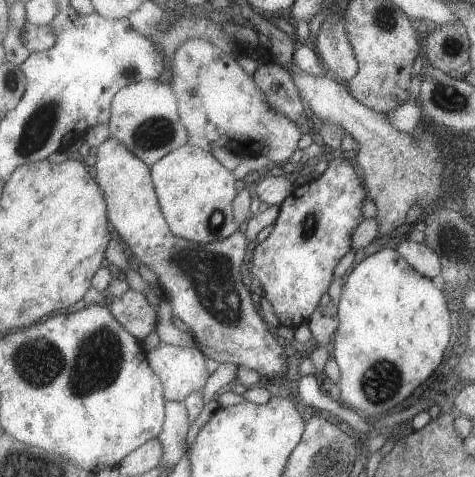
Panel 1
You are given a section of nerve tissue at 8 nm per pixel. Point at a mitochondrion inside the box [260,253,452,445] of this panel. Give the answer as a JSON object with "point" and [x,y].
{"point":[382,382]}

